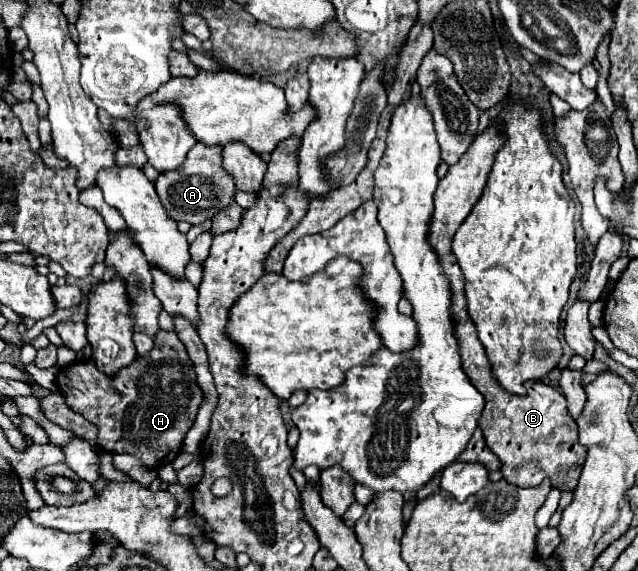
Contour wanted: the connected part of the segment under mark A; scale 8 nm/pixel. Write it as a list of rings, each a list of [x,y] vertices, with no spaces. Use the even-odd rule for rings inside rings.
[[[194,144],[190,148],[190,154],[186,156],[186,162],[178,166],[178,170],[168,170],[166,174],[158,176],[158,180],[154,182],[156,192],[170,218],[176,218],[176,222],[186,220],[190,224],[202,224],[234,202],[236,184],[232,176],[224,172],[220,152],[222,150],[218,146]]]

